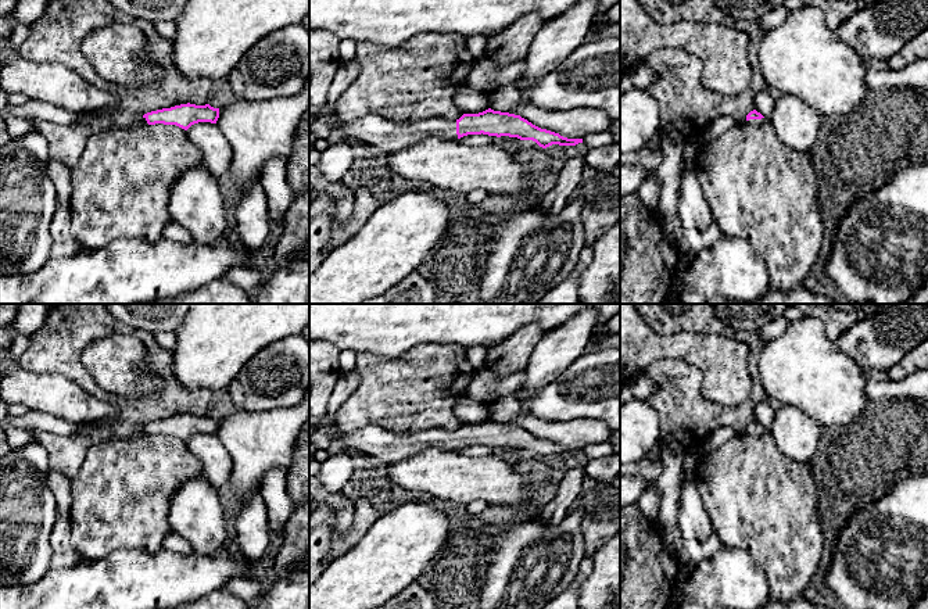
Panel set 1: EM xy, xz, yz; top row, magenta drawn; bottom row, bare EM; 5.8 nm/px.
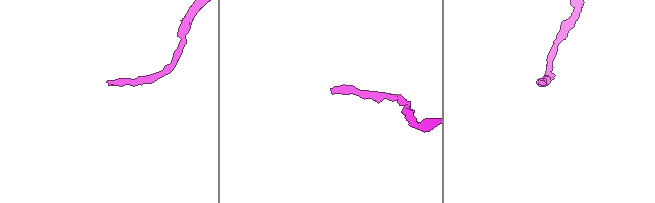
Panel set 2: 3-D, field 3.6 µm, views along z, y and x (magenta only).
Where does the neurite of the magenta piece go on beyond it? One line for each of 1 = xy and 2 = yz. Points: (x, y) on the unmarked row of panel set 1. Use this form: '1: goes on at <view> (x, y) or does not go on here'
1: goes on at xy (46, 422)
2: goes on at yz (751, 432)

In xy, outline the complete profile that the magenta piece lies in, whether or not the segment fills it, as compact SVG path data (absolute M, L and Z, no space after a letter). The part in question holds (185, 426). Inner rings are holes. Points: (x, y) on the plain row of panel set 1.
M29 411L21 416L7 416L6 426L18 427L24 430L32 430L35 426L40 427L43 431L49 431L57 436L71 436L82 431L86 426L107 426L108 430L118 440L129 440L137 431L143 436L176 436L187 441L191 436L198 433L216 434L219 429L219 419L214 419L209 415L196 416L196 415L180 415L171 419L162 419L144 424L143 427L129 424L129 423L105 423L104 420L97 420L92 423L72 423L61 418L57 418L44 412Z

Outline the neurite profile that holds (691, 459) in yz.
M721 427L716 430L699 449L696 449L695 452L687 452L682 461L682 472L680 474L680 483L684 481L685 479L695 479L696 468L701 459L706 454L719 448L732 437L734 430L731 427Z

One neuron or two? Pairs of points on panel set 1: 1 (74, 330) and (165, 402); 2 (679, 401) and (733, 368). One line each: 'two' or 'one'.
1: one
2: two

